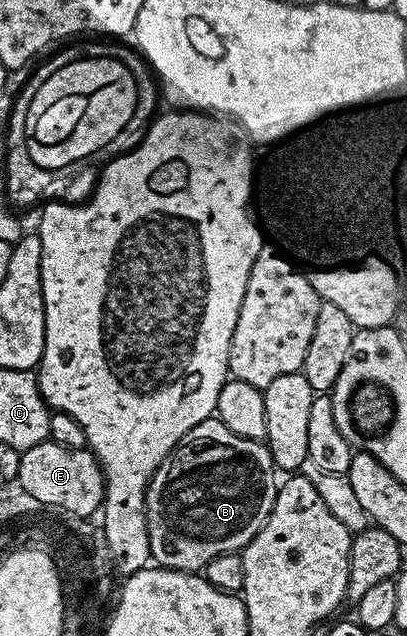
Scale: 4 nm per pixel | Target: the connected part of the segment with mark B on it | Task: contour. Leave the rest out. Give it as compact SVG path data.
M217 416L202 421L158 465L158 470L146 486L146 526L150 536L150 555L155 566L179 569L185 573L205 570L216 555L237 553L245 549L266 526L280 485L276 480L274 460L269 445L244 439L236 431L228 431Z

